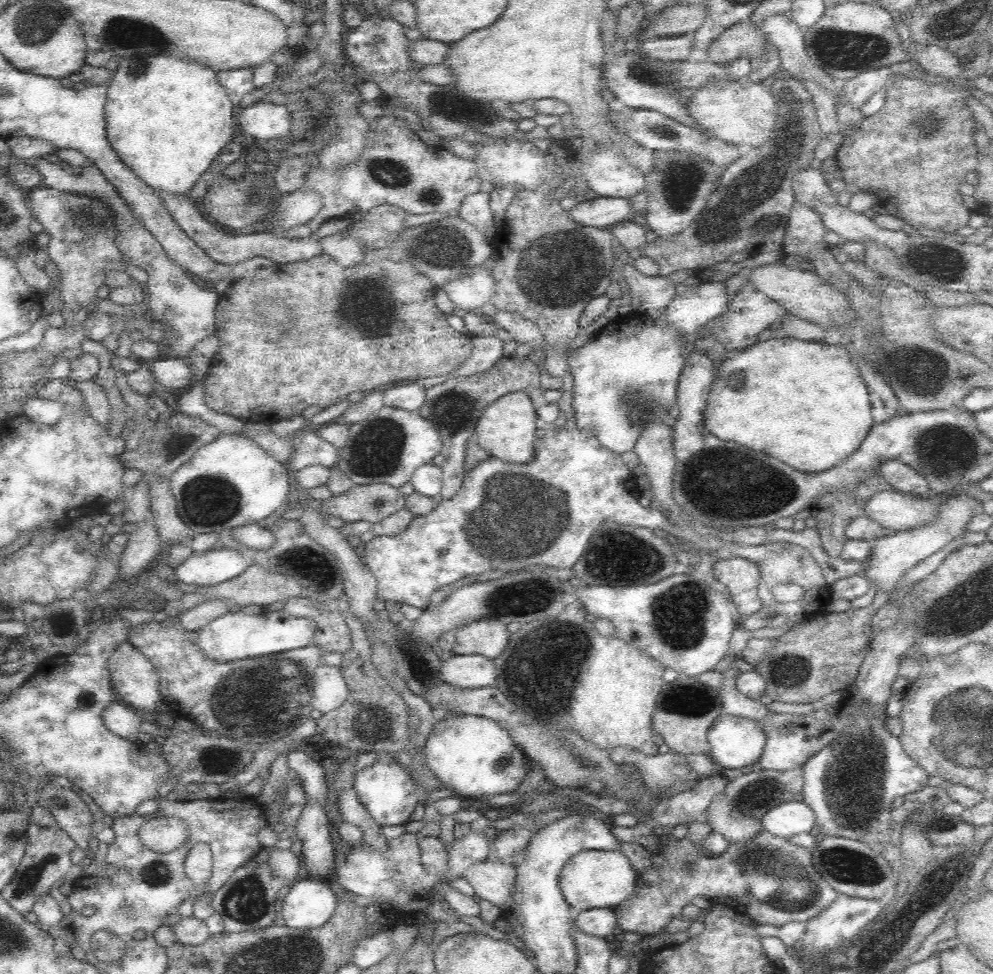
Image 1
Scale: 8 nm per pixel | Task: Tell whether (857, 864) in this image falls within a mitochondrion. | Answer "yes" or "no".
yes

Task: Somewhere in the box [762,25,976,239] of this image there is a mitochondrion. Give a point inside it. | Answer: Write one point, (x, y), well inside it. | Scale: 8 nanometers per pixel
(839, 50)

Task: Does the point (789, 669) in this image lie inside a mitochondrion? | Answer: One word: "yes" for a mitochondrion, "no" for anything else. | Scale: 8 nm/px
yes

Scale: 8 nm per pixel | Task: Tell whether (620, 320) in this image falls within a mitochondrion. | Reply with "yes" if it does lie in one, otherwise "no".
no

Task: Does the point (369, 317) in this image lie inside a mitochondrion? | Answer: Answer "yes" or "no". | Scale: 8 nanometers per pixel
yes

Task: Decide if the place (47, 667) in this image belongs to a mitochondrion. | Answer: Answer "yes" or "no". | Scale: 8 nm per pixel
no

